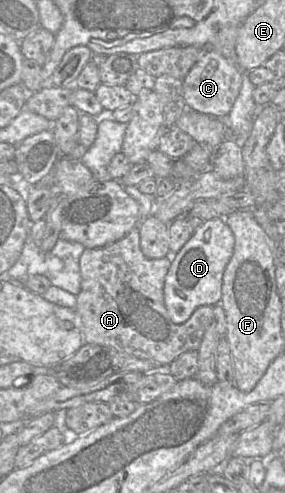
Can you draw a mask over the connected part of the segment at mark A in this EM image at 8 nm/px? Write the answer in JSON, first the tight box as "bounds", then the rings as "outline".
{"bounds":[74,227,213,367],"outline":[[[138,227],[133,228],[126,236],[114,243],[84,249],[79,259],[81,290],[77,295],[74,310],[80,317],[86,344],[110,347],[166,367],[182,353],[198,351],[206,329],[213,322],[213,306],[198,307],[182,324],[171,321],[164,303],[164,281],[172,263],[171,255],[160,259],[147,258],[140,248]]]}

